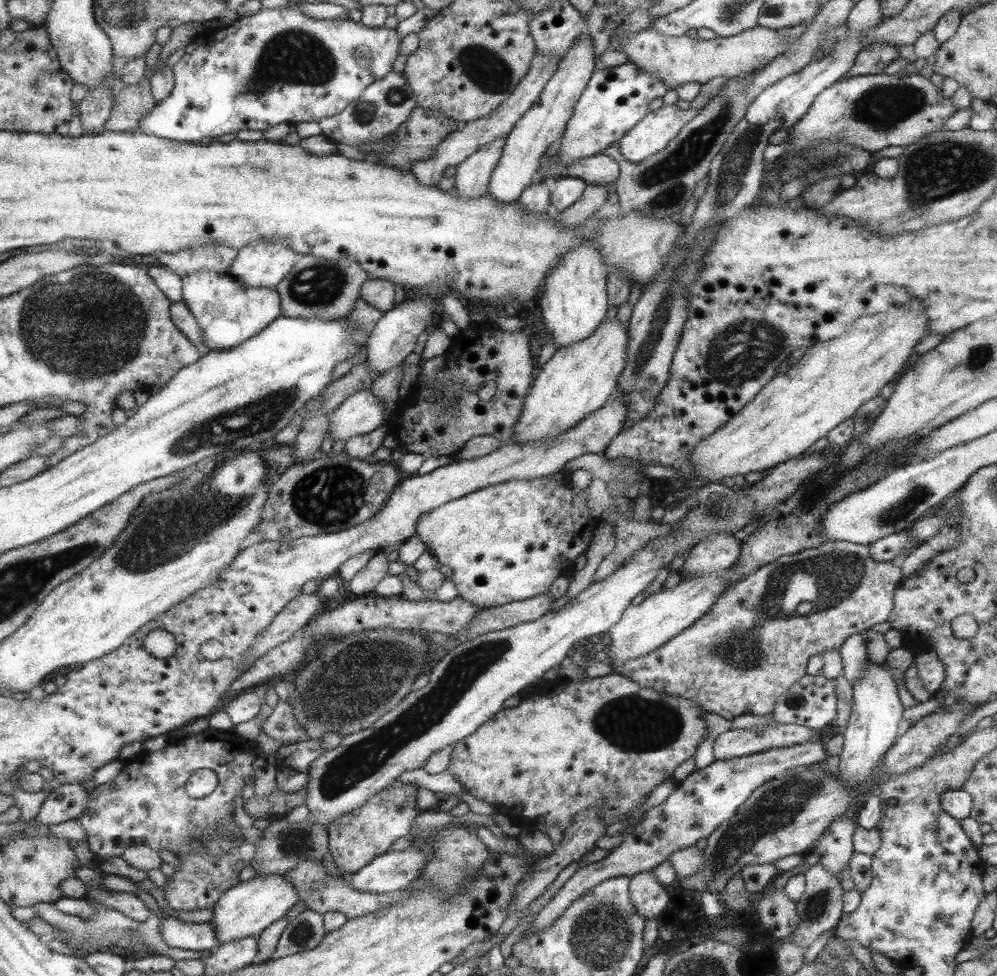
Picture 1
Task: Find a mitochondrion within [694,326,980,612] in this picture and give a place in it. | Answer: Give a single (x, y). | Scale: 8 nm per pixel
(919, 493)

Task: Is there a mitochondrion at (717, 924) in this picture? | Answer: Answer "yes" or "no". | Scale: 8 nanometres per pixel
no

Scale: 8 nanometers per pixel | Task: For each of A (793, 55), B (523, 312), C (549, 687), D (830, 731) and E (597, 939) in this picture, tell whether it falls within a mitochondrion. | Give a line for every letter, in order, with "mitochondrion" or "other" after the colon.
A: other
B: other
C: other
D: other
E: mitochondrion

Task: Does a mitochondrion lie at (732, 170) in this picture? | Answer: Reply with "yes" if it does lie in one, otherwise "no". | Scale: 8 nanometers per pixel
yes

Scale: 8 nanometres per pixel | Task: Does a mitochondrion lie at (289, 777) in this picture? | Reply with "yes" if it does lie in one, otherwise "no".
no

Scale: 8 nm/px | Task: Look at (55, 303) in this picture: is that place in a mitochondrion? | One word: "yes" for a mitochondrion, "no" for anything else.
yes

